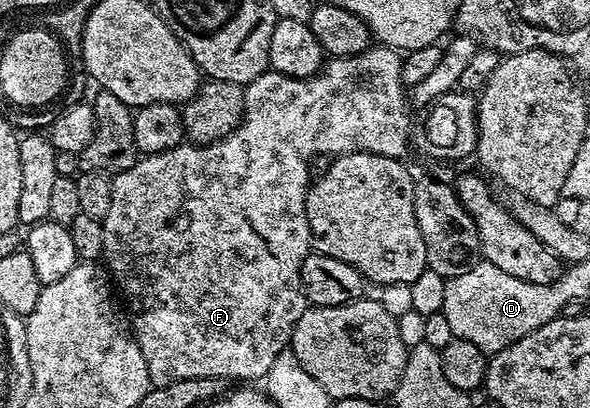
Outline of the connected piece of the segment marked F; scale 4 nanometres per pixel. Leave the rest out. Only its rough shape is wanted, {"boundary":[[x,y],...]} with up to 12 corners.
{"boundary":[[403,56],[245,84],[113,176],[153,386],[261,380],[308,306],[313,155],[412,147]]}

